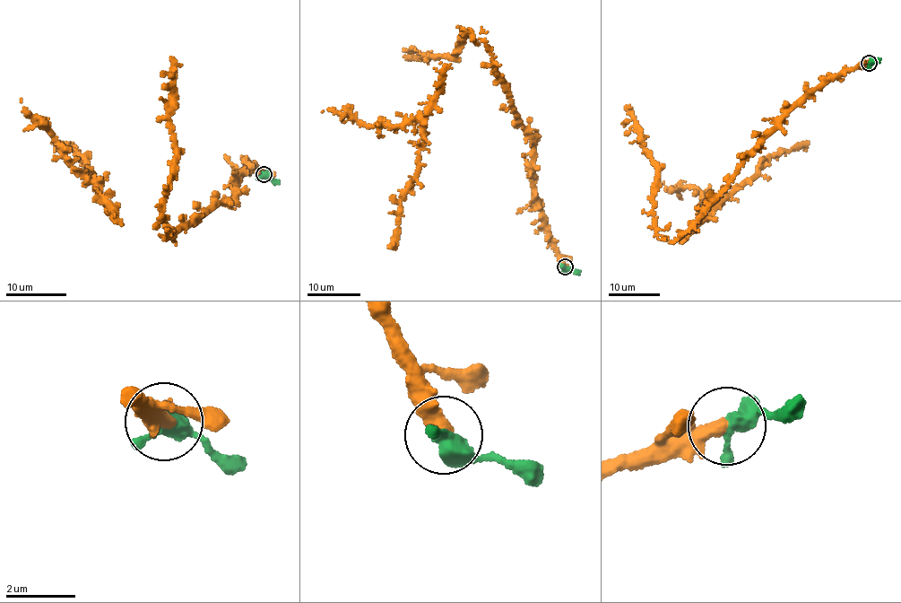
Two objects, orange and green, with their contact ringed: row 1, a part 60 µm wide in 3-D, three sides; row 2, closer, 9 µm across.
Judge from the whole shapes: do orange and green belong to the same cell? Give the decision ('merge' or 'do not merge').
merge

